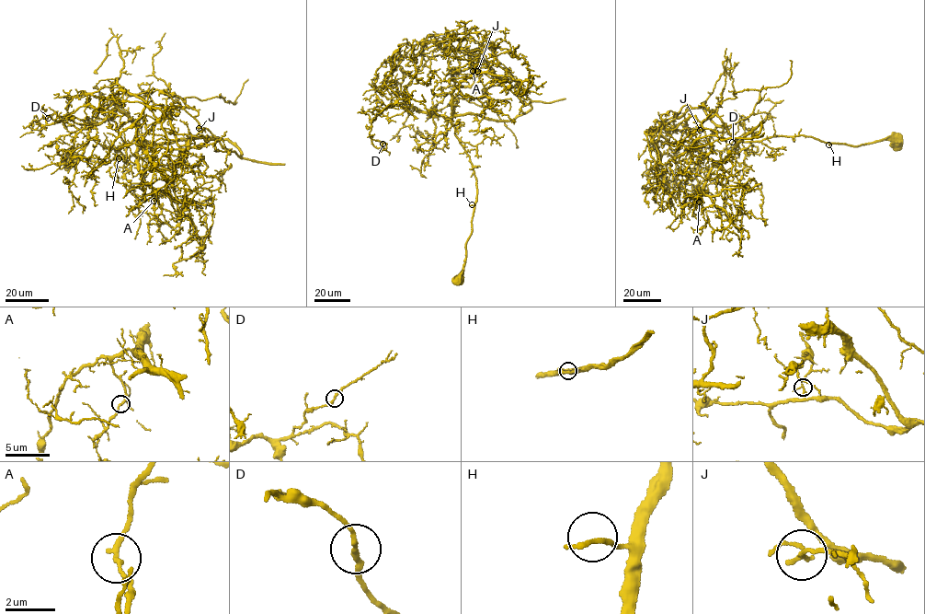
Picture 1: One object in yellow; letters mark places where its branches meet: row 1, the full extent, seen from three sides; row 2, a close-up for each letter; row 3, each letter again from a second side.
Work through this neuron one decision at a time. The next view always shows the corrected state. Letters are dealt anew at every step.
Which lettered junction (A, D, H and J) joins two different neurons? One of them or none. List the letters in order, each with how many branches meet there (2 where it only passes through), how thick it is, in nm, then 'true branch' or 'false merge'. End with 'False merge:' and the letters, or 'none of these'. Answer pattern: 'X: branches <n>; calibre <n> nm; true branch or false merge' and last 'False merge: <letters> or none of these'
A: branches 2; calibre 180 nm; true branch
D: branches 2; calibre 190 nm; true branch
H: branches 2; calibre 180 nm; true branch
J: branches 2; calibre 160 nm; true branch
False merge: none of these

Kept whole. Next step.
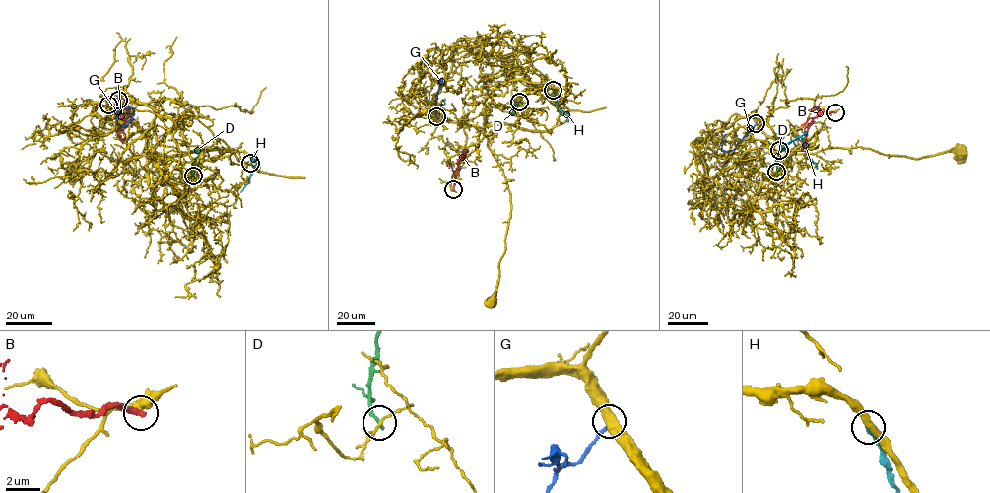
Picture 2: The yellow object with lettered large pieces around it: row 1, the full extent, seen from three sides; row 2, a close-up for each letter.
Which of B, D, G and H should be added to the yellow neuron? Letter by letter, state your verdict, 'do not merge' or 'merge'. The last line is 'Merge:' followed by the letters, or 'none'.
B: do not merge
D: do not merge
G: do not merge
H: do not merge
Merge: none

